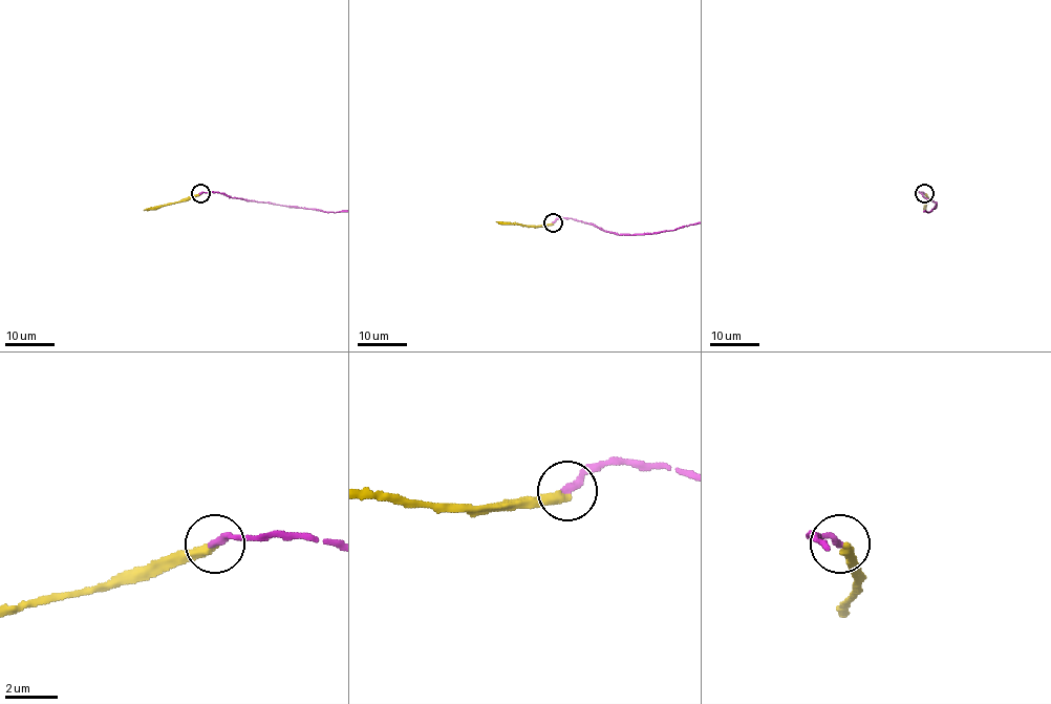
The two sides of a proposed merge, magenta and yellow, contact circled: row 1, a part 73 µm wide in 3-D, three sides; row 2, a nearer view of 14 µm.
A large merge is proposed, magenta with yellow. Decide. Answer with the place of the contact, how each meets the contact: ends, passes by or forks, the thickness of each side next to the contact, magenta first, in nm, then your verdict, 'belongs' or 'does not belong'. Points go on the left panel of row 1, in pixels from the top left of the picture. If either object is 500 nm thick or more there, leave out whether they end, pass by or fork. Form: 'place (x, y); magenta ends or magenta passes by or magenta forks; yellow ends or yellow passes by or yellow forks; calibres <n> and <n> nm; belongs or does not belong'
place (200, 193); magenta ends; yellow ends; calibres 280 and 320 nm; does not belong

